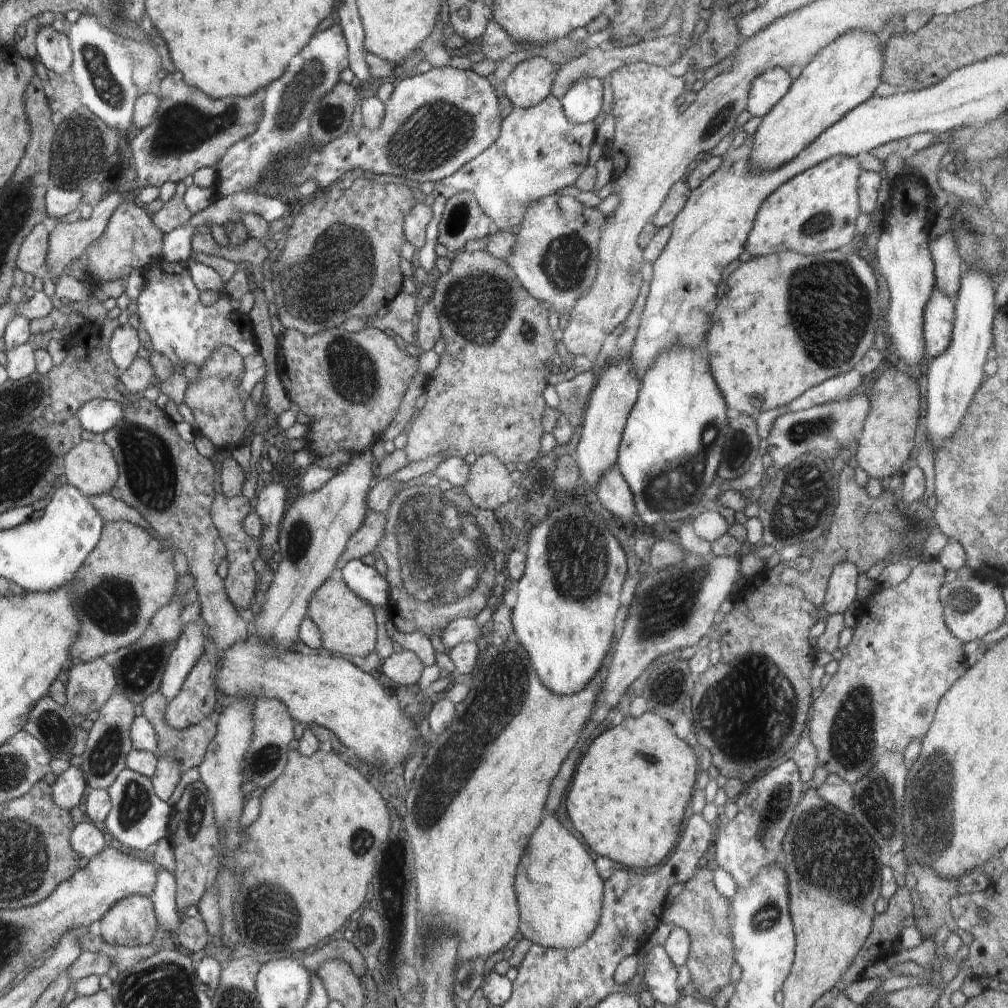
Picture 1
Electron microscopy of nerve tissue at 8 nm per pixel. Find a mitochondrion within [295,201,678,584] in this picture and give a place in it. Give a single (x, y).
(480, 306)

